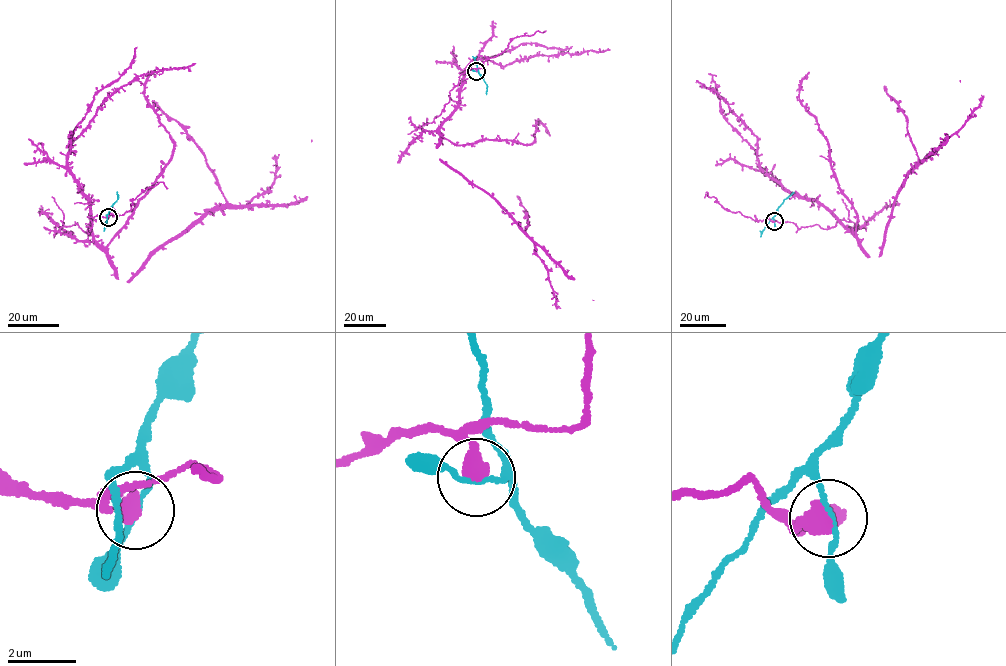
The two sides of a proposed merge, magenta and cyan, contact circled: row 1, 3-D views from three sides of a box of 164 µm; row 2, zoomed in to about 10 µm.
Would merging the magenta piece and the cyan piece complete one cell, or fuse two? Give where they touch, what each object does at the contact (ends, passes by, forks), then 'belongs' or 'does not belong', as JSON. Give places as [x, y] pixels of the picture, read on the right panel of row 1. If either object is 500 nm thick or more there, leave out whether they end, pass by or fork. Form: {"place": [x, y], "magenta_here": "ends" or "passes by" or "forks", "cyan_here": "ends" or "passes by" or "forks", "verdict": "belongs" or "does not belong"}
{"place": [774, 221], "magenta_here": "ends", "cyan_here": "passes by", "verdict": "does not belong"}

